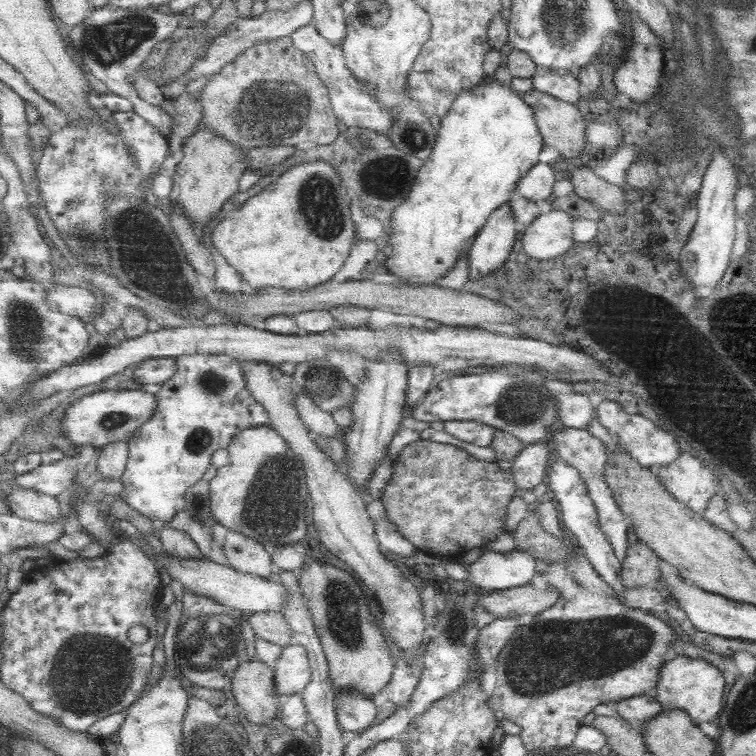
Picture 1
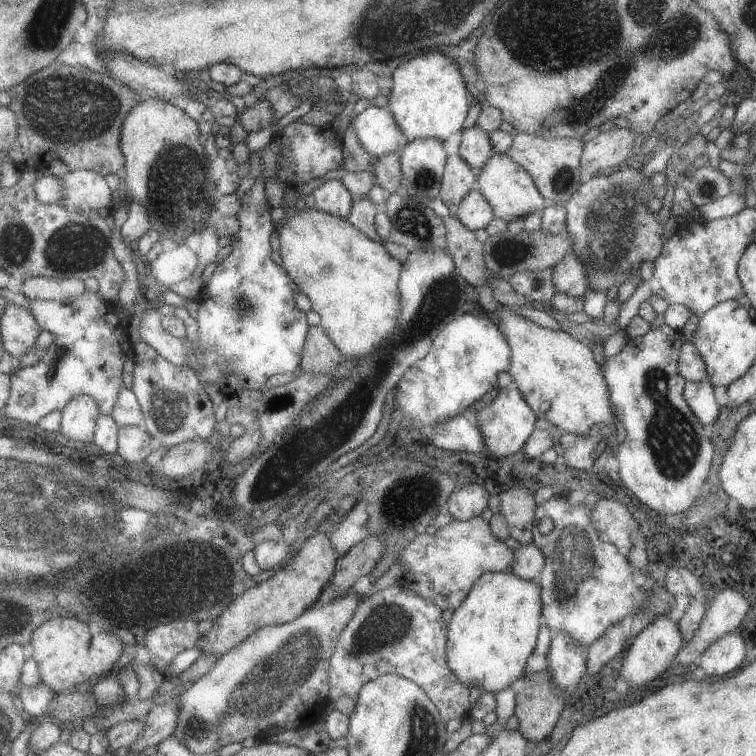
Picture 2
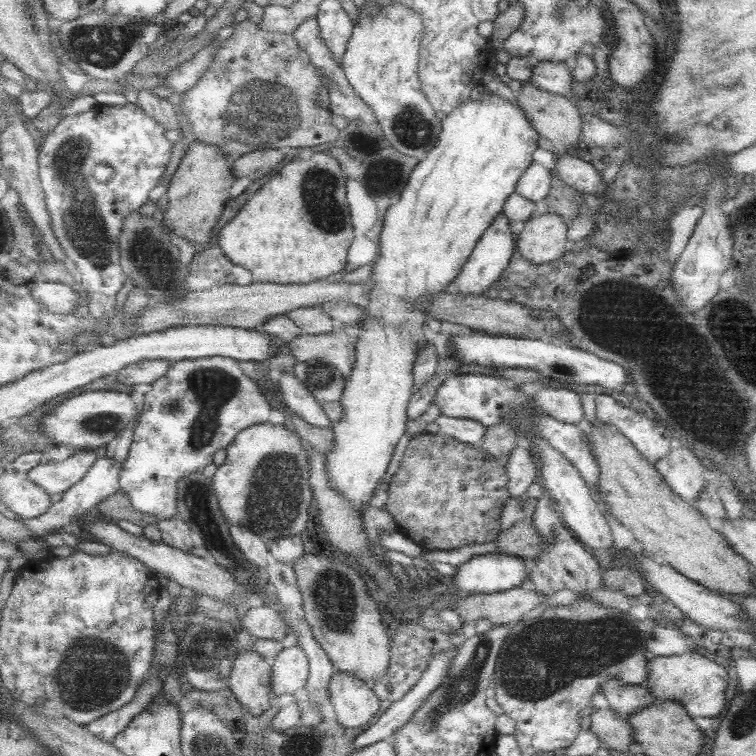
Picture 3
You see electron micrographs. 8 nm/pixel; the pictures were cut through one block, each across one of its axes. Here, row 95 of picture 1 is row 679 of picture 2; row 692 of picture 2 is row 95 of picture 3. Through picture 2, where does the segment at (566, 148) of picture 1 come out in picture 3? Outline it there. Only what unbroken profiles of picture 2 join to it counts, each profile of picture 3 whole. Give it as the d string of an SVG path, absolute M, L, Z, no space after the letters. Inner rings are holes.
M531 82L523 84L521 92L517 94L517 102L519 108L523 108L527 112L527 118L531 120L531 124L535 126L535 130L539 130L539 134L543 138L547 138L553 146L557 146L561 152L567 146L573 146L581 140L581 130L585 128L585 118L581 118L581 112L577 108L577 104L565 96L557 96L553 92L547 92Z

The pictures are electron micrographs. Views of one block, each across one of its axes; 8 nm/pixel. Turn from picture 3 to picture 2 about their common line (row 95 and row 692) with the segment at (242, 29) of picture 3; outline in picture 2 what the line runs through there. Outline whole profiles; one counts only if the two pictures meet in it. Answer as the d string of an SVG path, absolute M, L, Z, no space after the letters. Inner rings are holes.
M349 590L347 594L335 596L331 602L323 606L309 608L295 622L259 630L257 634L247 638L241 646L227 652L223 658L217 660L215 666L211 666L211 670L203 678L199 678L185 692L175 736L197 754L211 754L219 752L227 744L243 742L249 736L261 742L267 736L285 730L315 726L315 720L319 720L325 712L329 712L331 658L339 648L339 638L343 636L343 630L347 630L349 622L355 618L363 600L365 598L359 592Z

